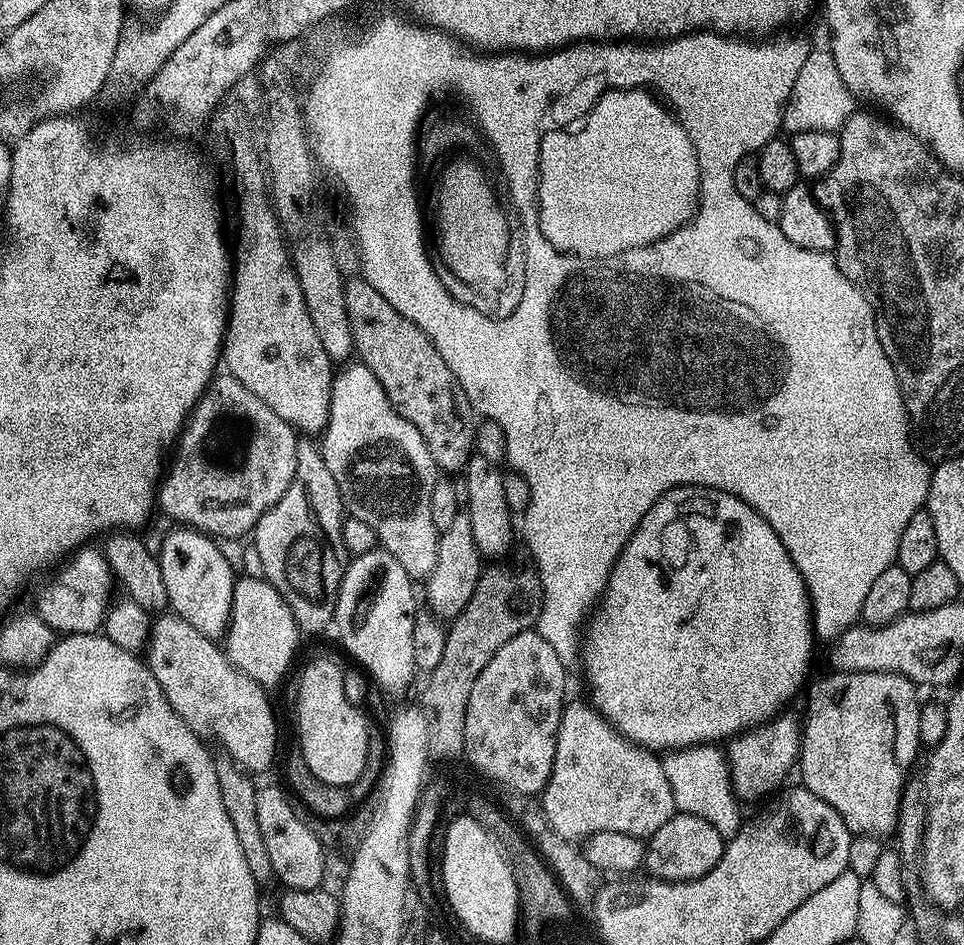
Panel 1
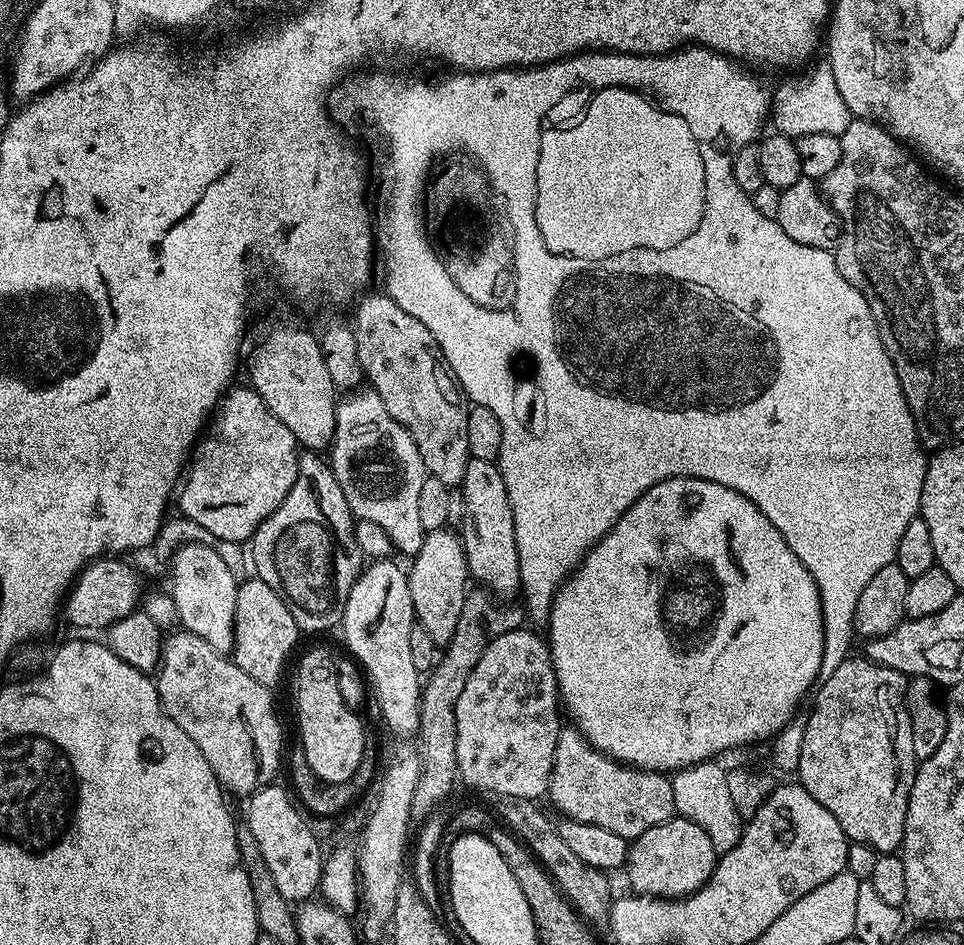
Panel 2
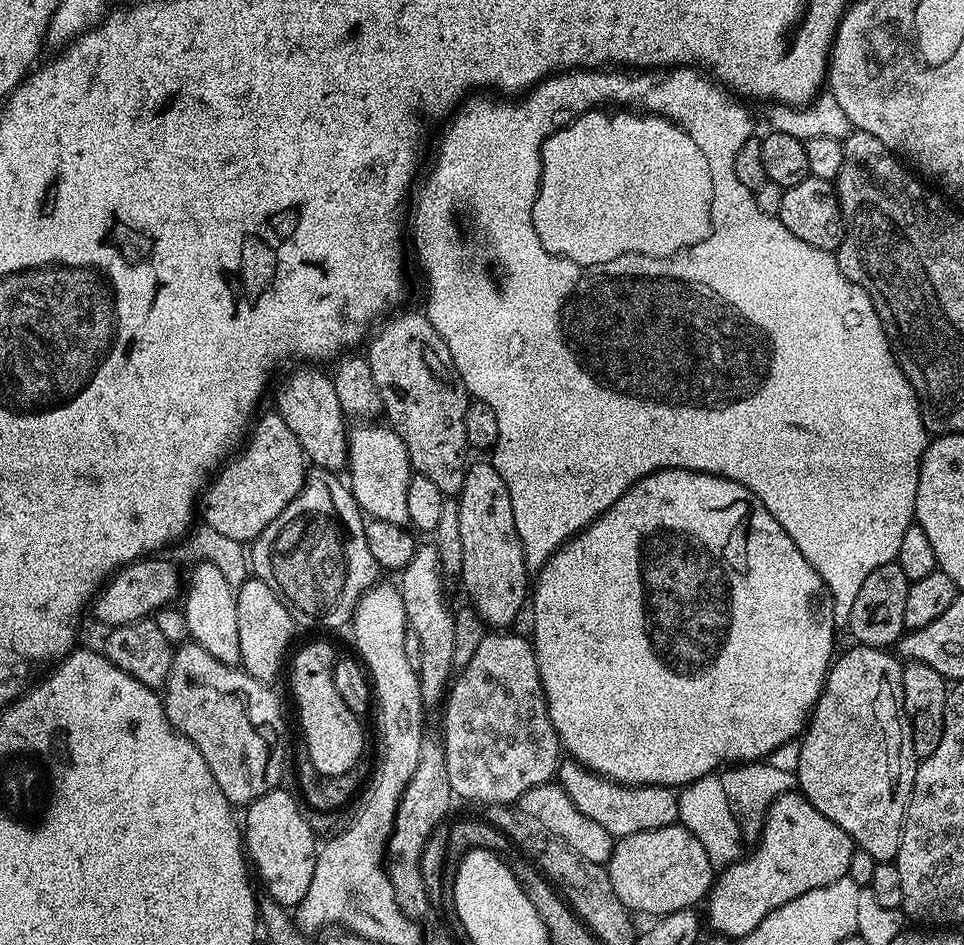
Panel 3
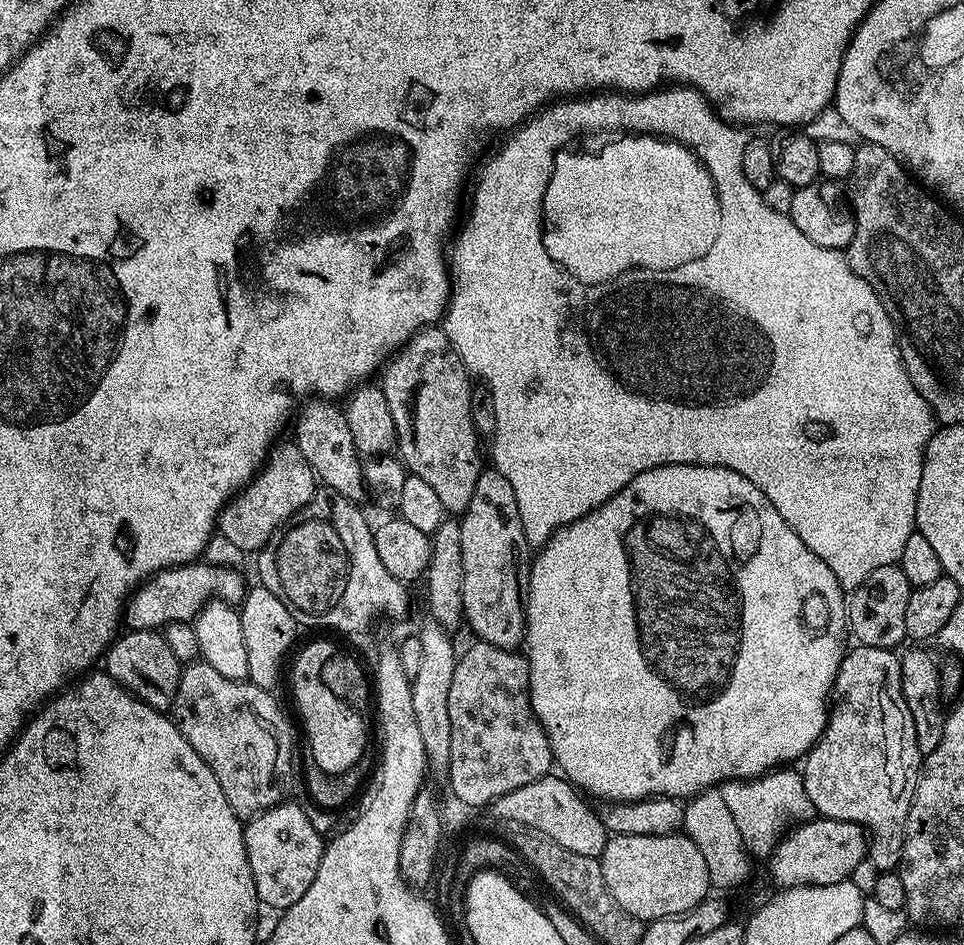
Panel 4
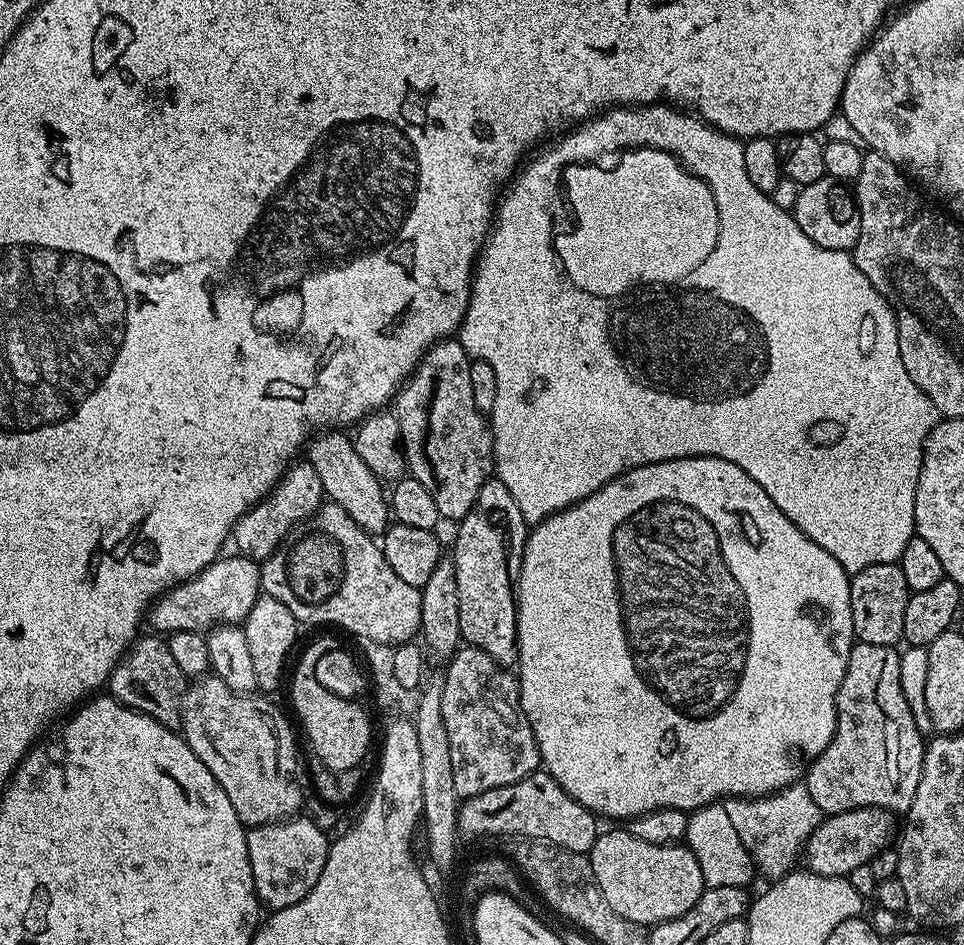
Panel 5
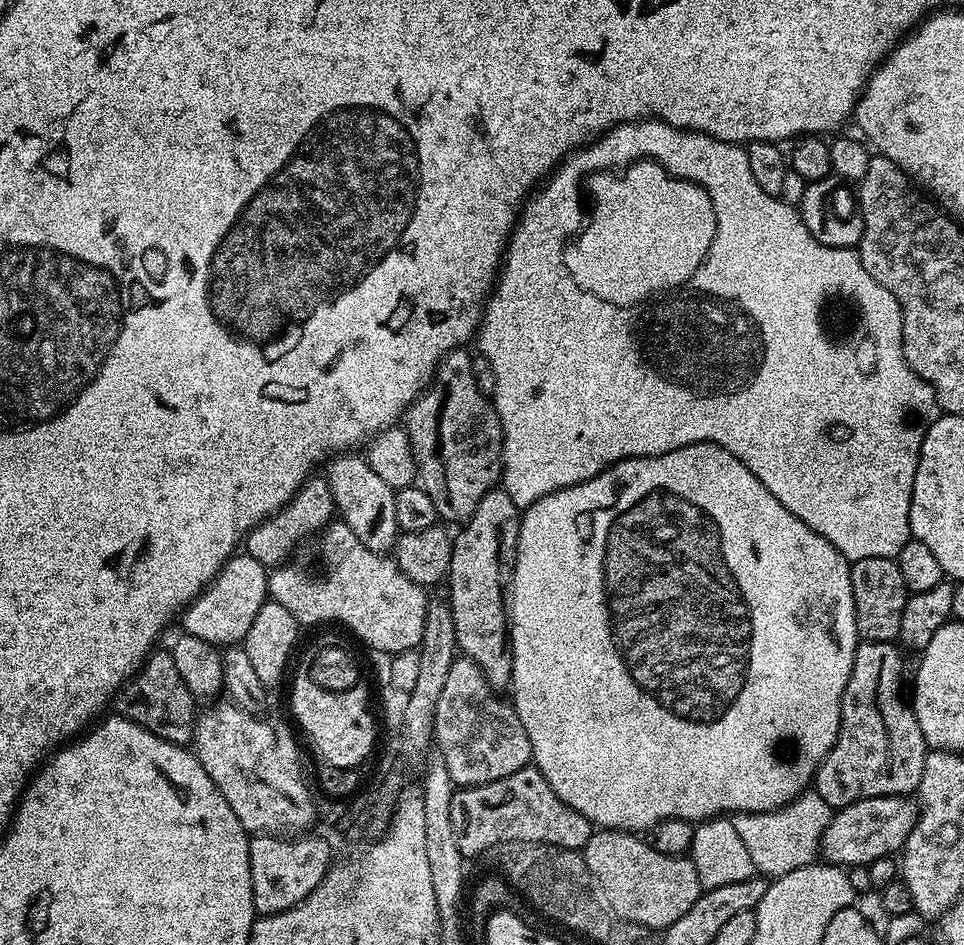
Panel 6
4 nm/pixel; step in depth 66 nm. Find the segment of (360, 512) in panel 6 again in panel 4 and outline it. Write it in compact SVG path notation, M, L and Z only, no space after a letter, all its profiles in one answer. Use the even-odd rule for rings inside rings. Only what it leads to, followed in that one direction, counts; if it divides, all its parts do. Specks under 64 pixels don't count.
M312 398L309 404L304 404L301 408L299 405L294 416L294 424L296 420L294 443L298 450L302 450L302 458L310 462L321 485L338 490L338 494L342 494L348 500L360 502L363 501L364 492L366 493L364 464L354 446L354 438L350 434L350 426L343 411L332 404L335 403L328 398Z

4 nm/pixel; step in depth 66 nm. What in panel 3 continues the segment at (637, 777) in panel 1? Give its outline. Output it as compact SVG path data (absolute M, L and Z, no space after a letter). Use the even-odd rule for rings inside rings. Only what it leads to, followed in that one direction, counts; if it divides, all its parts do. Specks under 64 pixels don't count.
M565 759L558 769L558 783L566 790L570 802L594 818L598 826L606 826L614 838L638 834L642 830L658 830L679 821L678 795L663 784L618 784L579 764L577 760Z

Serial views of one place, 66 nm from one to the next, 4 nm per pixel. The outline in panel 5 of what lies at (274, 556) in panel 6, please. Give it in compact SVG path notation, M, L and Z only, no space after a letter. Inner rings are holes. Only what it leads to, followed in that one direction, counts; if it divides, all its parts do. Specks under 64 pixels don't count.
M307 462L293 463L280 477L280 483L249 512L238 518L230 537L231 543L236 543L235 551L241 556L249 556L252 560L263 562L266 557L273 556L292 529L309 520L325 500L322 478L318 478L318 470L314 470L314 466Z

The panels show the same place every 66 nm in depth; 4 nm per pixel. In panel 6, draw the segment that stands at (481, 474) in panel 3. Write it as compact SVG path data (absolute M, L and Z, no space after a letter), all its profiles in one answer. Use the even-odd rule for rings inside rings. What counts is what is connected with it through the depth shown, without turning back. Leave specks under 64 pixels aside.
M503 490L486 493L474 514L463 521L460 533L455 533L452 542L450 570L446 577L449 592L446 601L452 608L456 647L463 655L469 656L482 670L489 686L504 690L512 683L512 654L510 651L510 625L506 611L506 585L510 580L510 565L514 559L516 539L520 533L521 509Z

